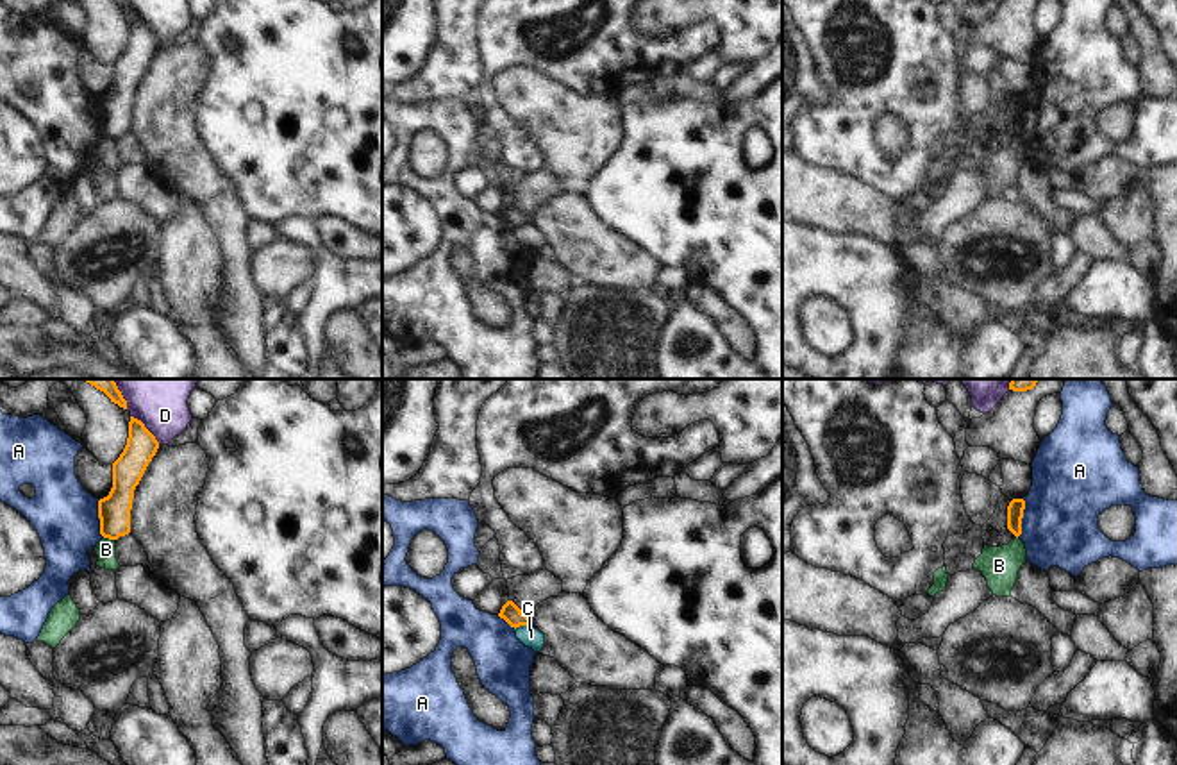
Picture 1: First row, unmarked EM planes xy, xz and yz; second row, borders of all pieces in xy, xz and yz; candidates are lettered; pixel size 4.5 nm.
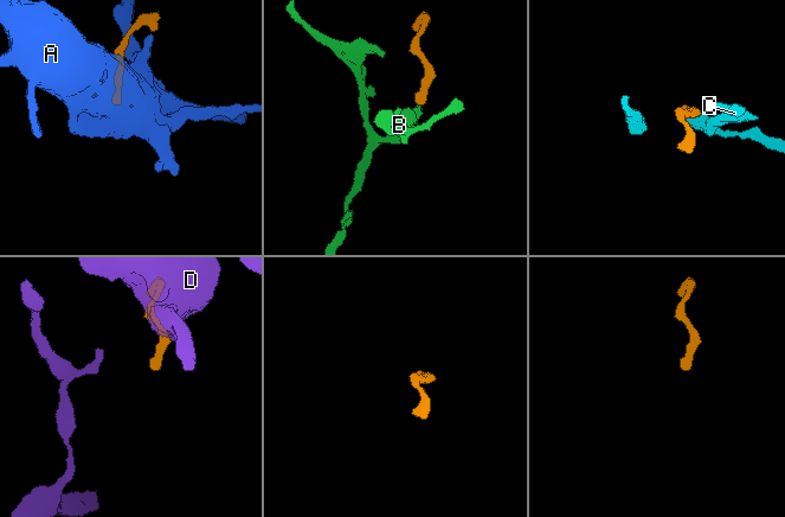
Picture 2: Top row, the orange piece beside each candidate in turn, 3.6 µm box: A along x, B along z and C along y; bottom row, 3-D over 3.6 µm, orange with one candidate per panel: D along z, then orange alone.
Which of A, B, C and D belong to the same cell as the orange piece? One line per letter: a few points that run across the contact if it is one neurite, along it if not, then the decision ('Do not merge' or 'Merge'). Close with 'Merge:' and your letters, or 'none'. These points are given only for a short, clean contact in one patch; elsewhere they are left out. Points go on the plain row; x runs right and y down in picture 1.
A: Line: xy (99, 99), (99, 131), (104, 136). Do not merge
B: Line: xy (104, 136), (115, 140). Do not merge
C: Line: xz (529, 222), (515, 229). Do not merge
D: Line: xy (131, 15), (159, 43). Do not merge
Merge: none

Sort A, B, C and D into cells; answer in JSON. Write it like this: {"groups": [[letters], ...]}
{"groups": [["A"], ["B"], ["C"], ["D"]]}

